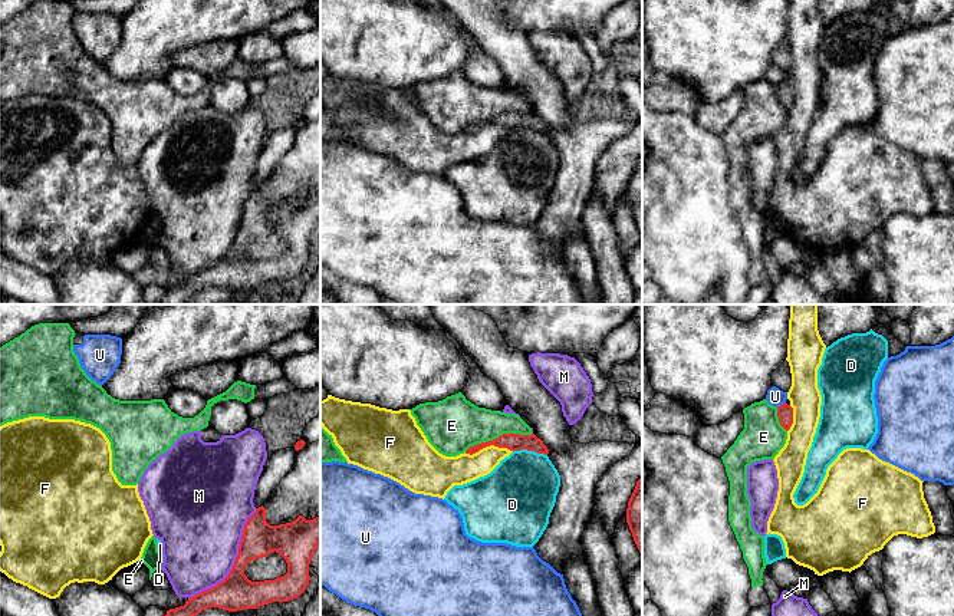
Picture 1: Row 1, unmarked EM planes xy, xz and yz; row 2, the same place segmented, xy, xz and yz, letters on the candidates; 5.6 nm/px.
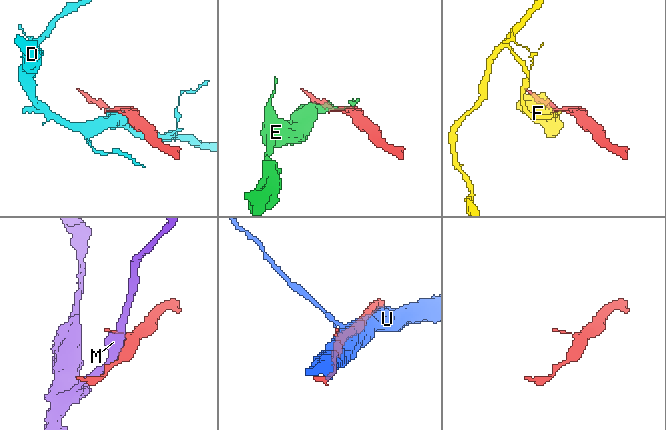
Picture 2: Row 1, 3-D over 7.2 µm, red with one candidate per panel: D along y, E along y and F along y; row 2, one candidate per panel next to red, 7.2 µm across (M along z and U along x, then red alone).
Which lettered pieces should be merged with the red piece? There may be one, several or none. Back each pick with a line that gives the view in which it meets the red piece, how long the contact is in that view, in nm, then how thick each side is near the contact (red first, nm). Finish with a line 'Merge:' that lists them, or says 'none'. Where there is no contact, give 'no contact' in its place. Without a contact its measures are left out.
Merge: none

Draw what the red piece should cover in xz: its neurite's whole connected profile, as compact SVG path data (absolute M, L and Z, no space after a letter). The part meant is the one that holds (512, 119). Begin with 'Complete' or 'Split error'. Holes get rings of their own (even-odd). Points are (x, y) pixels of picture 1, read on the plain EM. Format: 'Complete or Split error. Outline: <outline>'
Complete. Outline: M503 112L499 116L487 121L477 122L474 125L470 125L466 132L476 132L480 128L486 125L499 125L499 126L507 126L510 129L520 129L520 128L527 128L527 129L534 129L537 132L549 132L547 125L543 122L540 116L537 116L534 112L532 113L520 113L520 112Z

